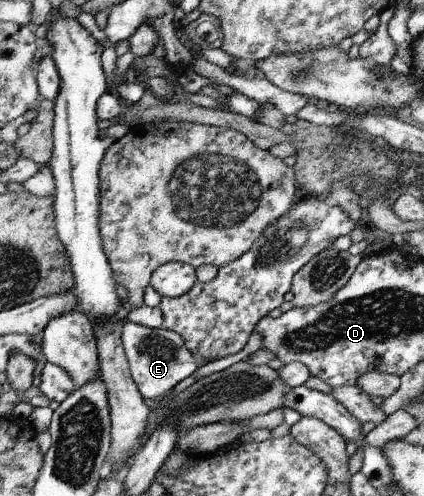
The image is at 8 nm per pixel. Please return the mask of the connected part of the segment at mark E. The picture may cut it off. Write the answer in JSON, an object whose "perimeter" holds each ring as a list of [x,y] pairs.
{"perimeter":[[[124,320],[120,339],[131,378],[145,402],[148,399],[150,402],[155,402],[153,398],[161,396],[163,392],[173,388],[177,382],[181,382],[199,366],[208,362],[189,352],[185,348],[183,339],[163,326],[152,329]]]}

